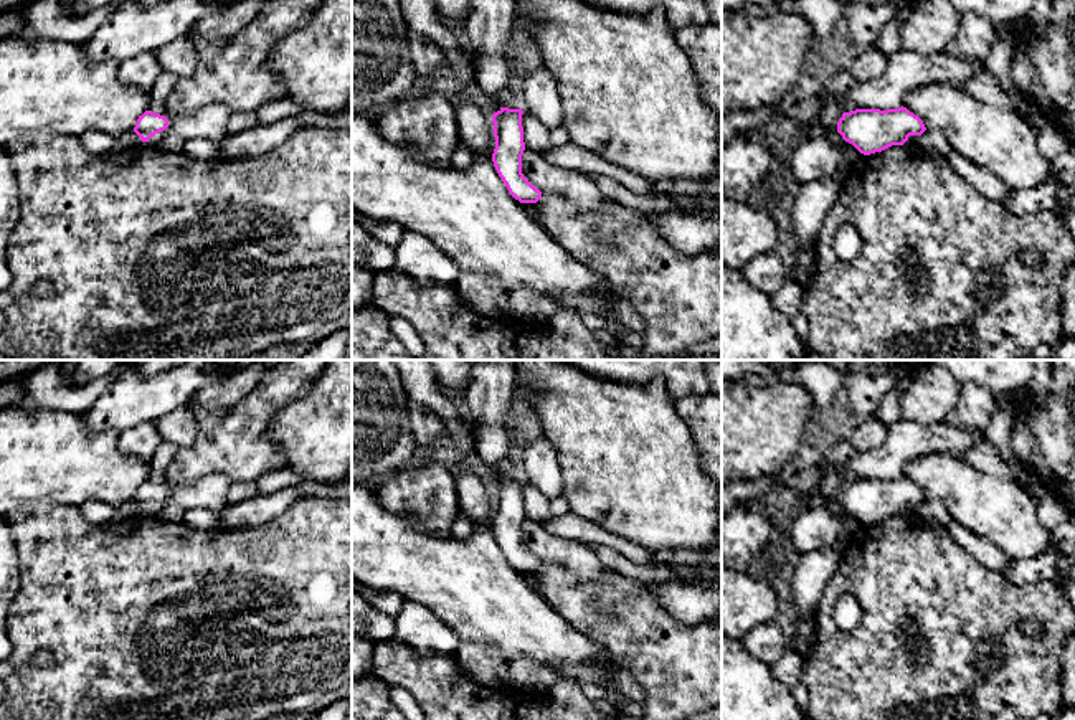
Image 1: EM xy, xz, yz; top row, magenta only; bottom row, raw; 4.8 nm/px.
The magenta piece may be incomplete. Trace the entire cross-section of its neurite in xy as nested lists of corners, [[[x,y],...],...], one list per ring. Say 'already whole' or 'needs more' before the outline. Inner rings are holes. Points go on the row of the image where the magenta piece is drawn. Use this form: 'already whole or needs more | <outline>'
needs more | [[[145,111],[139,116],[134,132],[137,134],[135,145],[160,147],[165,137],[168,119],[165,116]]]

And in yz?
needs more | [[[907,107],[898,109],[855,109],[844,112],[837,132],[860,154],[870,155],[892,145],[903,145],[910,135],[920,137],[926,152],[946,157],[953,152],[941,130],[926,129],[923,121]]]

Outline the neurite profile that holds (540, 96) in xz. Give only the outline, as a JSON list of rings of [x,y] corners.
[[[543,66],[530,73],[522,84],[522,111],[537,117],[545,127],[563,124],[563,99],[553,74]]]

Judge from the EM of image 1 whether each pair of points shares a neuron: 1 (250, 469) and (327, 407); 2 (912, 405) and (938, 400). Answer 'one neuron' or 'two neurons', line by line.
1: two neurons
2: one neuron

